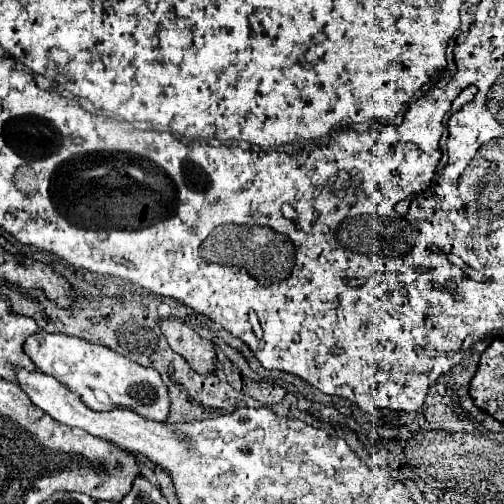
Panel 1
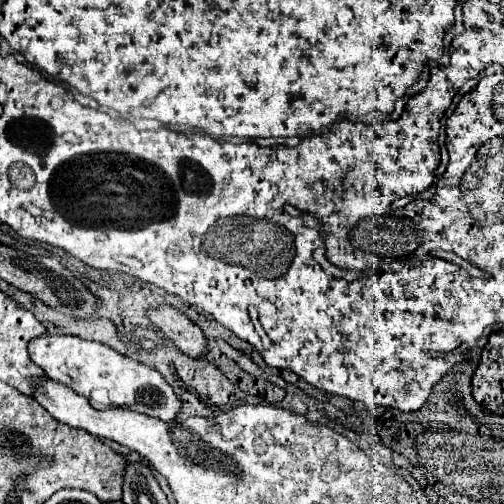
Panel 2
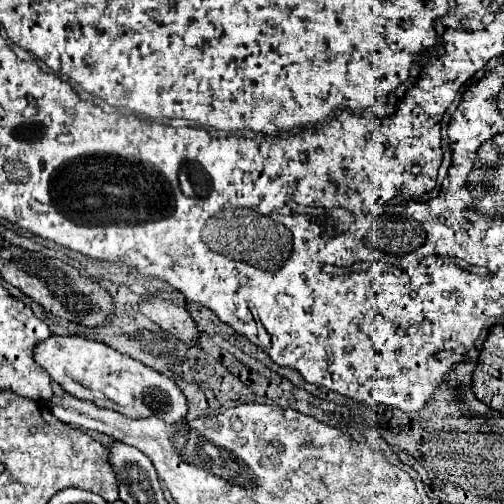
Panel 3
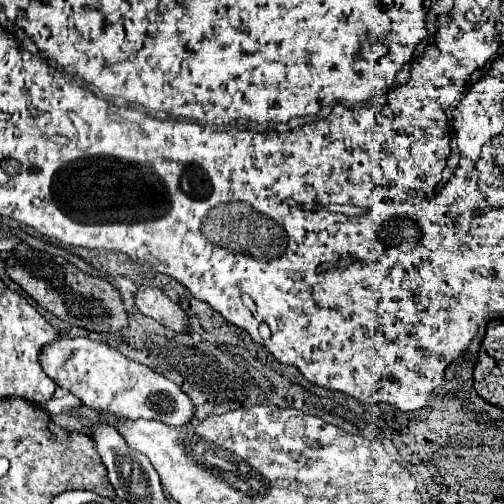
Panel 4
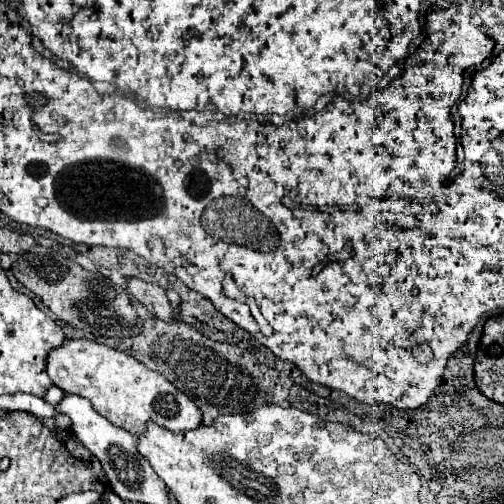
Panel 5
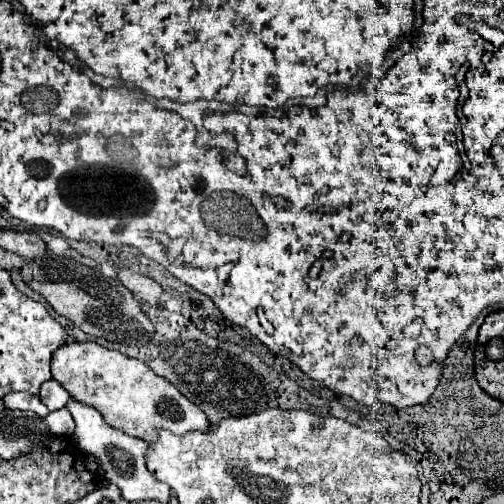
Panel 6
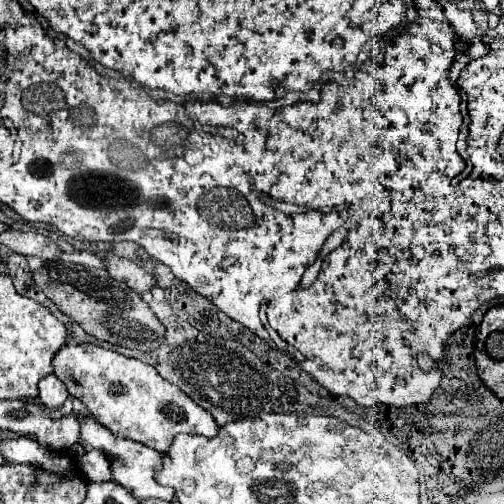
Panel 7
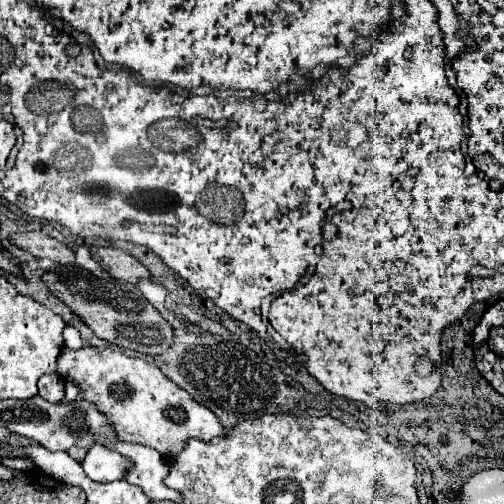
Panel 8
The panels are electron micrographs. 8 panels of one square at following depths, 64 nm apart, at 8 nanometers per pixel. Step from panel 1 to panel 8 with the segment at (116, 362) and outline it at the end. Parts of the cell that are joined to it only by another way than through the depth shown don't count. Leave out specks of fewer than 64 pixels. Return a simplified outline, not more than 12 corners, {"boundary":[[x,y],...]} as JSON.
{"boundary":[[110,348],[56,366],[120,440],[170,462],[226,432],[158,366]]}

